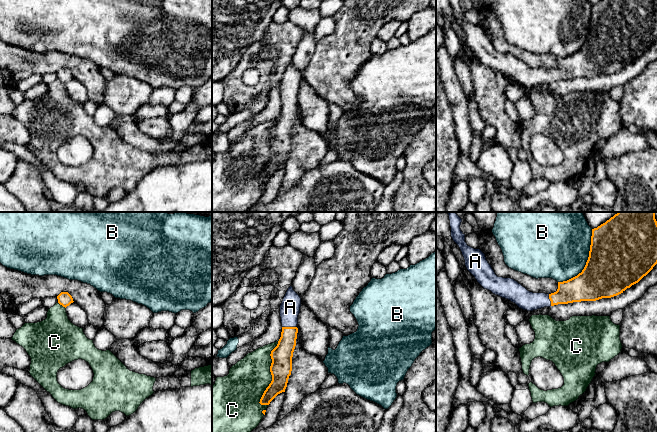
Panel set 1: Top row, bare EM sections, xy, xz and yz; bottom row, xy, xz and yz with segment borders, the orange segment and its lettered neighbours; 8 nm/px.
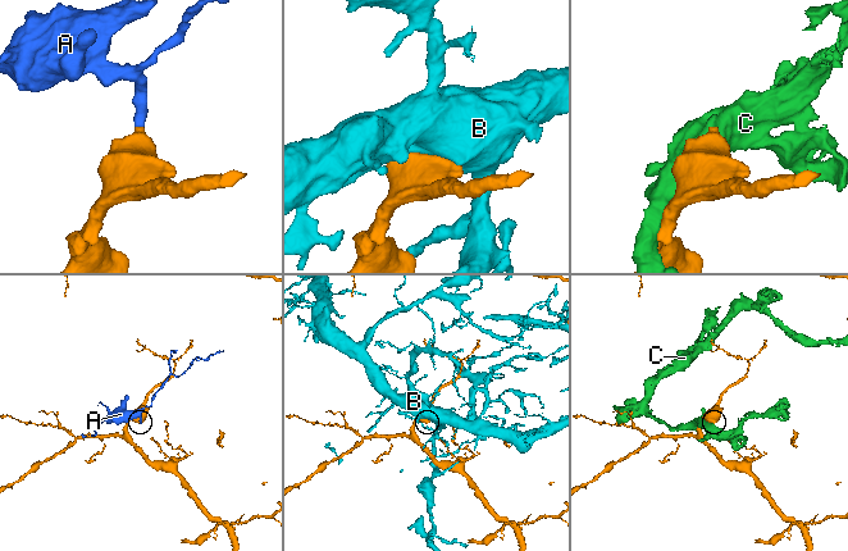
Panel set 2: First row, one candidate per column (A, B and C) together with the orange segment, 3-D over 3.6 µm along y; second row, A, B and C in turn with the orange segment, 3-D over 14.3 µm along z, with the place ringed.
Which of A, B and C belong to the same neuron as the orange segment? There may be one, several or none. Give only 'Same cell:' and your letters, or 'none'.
Same cell: A

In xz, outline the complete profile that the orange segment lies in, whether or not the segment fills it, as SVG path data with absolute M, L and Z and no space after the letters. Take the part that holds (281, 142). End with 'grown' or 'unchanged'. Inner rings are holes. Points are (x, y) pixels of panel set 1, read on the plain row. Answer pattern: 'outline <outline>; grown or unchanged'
outline M290 62L280 81L282 108L277 122L270 130L272 157L260 175L261 181L269 181L278 170L285 168L287 163L292 147L292 133L296 122L300 83L301 74Z; grown

